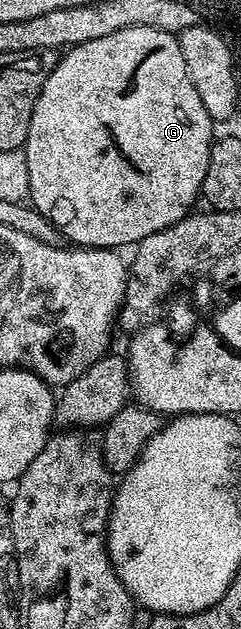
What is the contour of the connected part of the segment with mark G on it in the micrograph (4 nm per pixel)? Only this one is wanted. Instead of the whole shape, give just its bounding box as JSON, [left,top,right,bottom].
[22,27,214,248]

